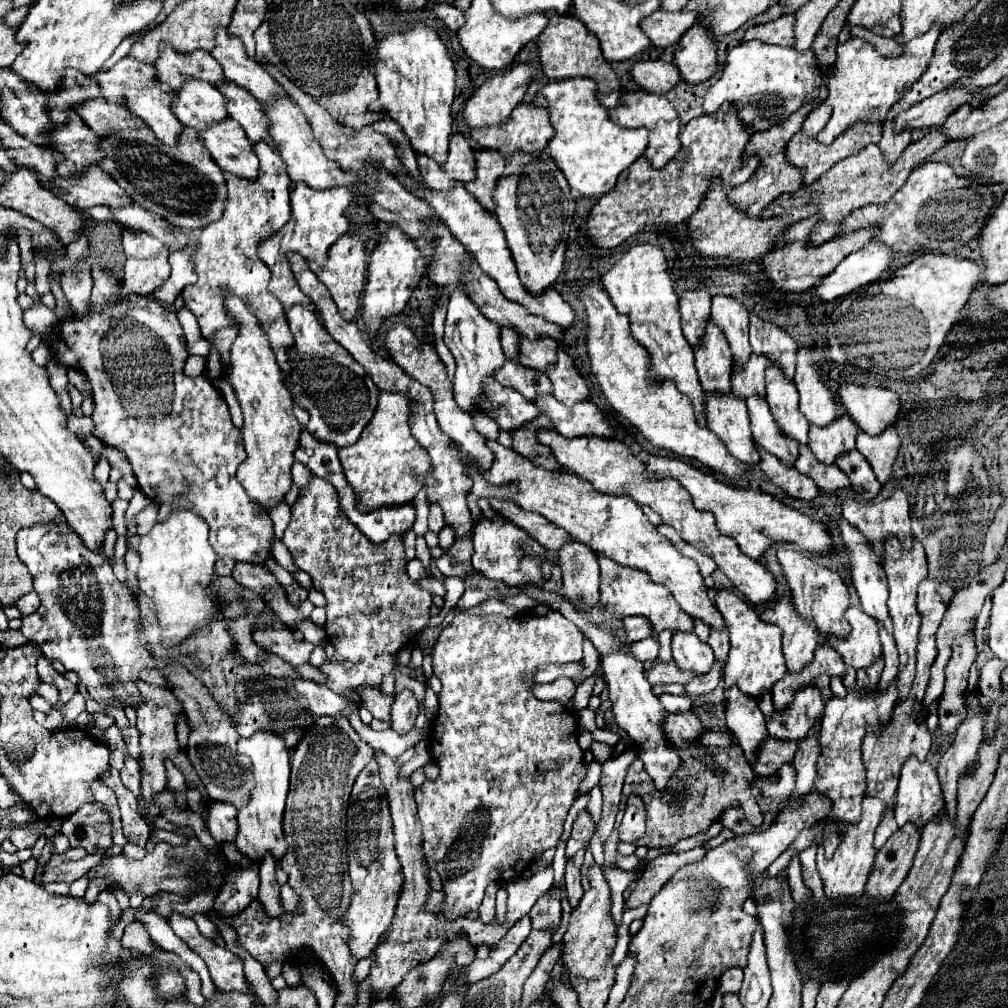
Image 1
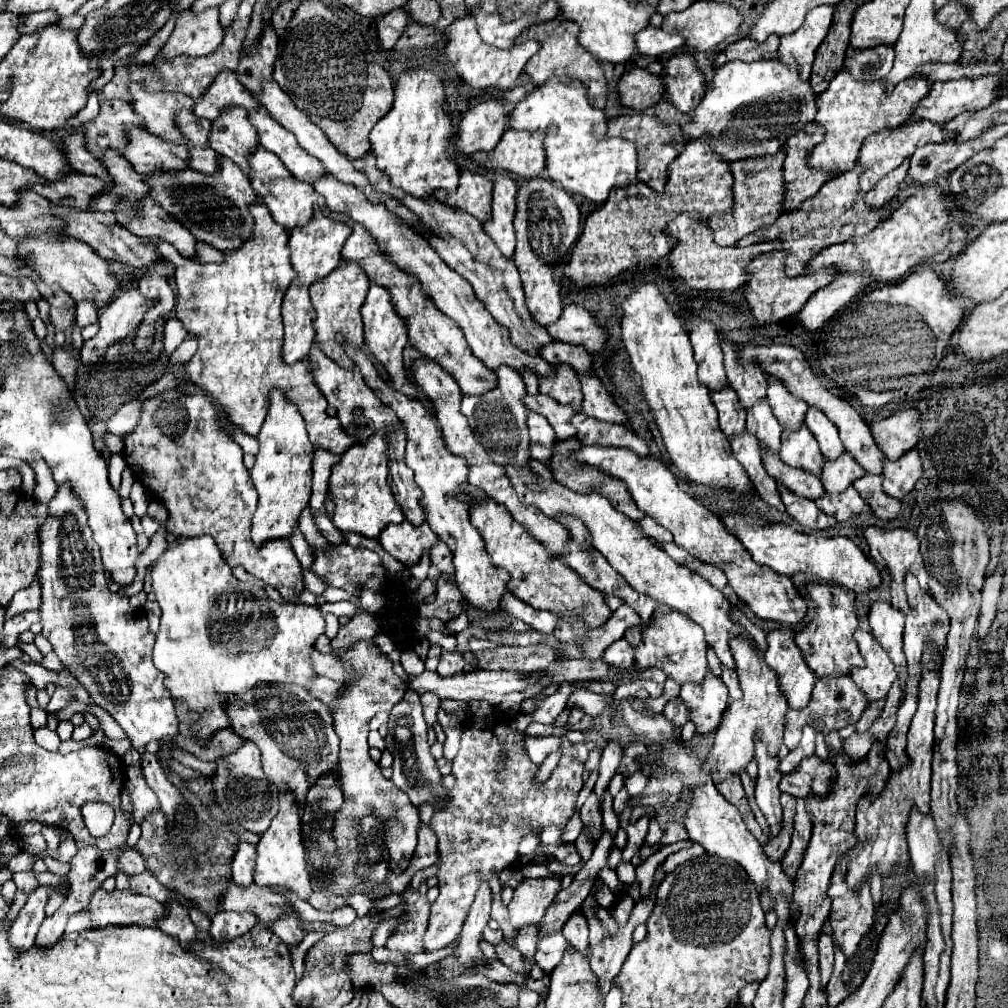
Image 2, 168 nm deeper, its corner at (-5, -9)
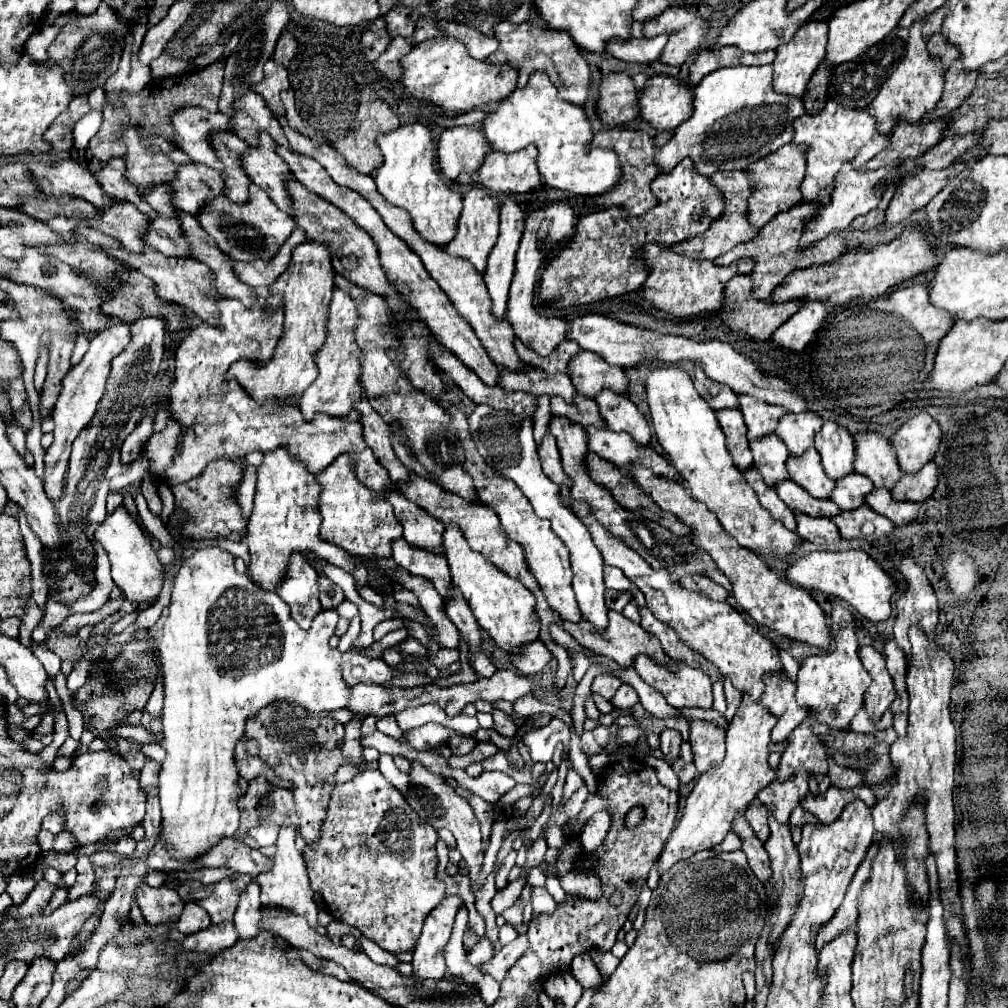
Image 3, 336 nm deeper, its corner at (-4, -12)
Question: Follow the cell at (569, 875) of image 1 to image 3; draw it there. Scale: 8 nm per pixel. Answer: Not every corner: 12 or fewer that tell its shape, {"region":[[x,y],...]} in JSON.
{"region":[[577,954],[571,970],[583,988],[601,984],[589,954]]}

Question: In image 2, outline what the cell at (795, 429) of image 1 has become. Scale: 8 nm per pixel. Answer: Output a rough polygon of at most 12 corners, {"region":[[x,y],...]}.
{"region":[[808,427],[784,429],[780,459],[820,477],[824,457]]}

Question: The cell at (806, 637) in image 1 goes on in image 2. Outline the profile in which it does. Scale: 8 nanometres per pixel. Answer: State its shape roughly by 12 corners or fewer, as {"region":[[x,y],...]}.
{"region":[[790,631],[768,633],[766,665],[792,709],[810,701],[816,675]]}

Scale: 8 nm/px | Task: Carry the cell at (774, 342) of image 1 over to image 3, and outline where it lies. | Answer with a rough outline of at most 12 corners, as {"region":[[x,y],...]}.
{"region":[[785,414],[777,436],[791,454],[813,444],[819,414]]}

